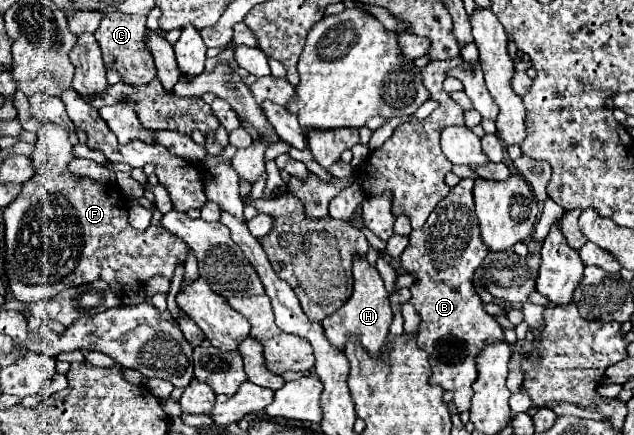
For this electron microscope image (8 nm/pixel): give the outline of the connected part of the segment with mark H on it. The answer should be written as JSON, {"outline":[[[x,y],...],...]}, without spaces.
{"outline":[[[358,259],[358,263],[354,263],[352,267],[354,273],[354,293],[352,297],[332,315],[328,315],[322,321],[326,339],[340,351],[344,351],[346,343],[350,341],[350,337],[354,337],[368,353],[370,357],[378,357],[382,351],[382,345],[386,341],[388,335],[388,327],[392,323],[392,309],[390,309],[390,301],[388,301],[388,291],[384,289],[382,277],[378,275],[376,267],[370,267],[366,263],[366,259]]]}

